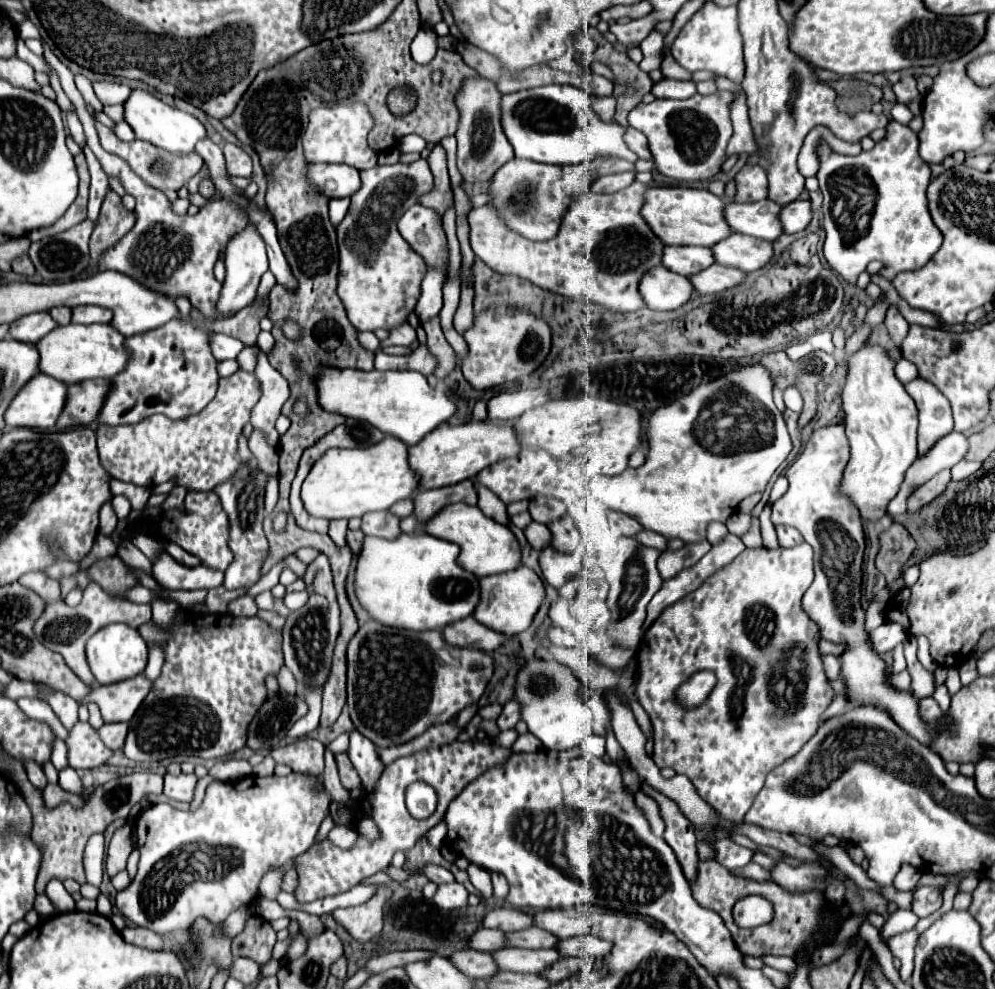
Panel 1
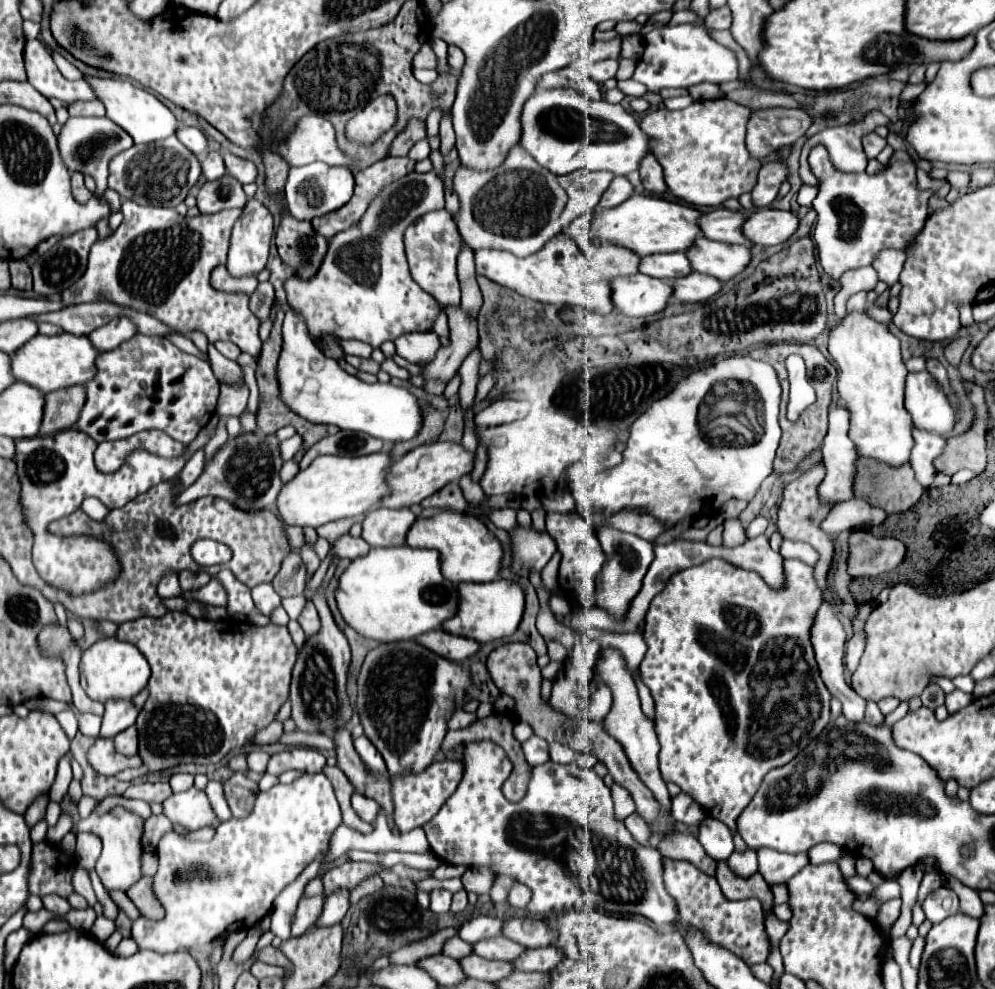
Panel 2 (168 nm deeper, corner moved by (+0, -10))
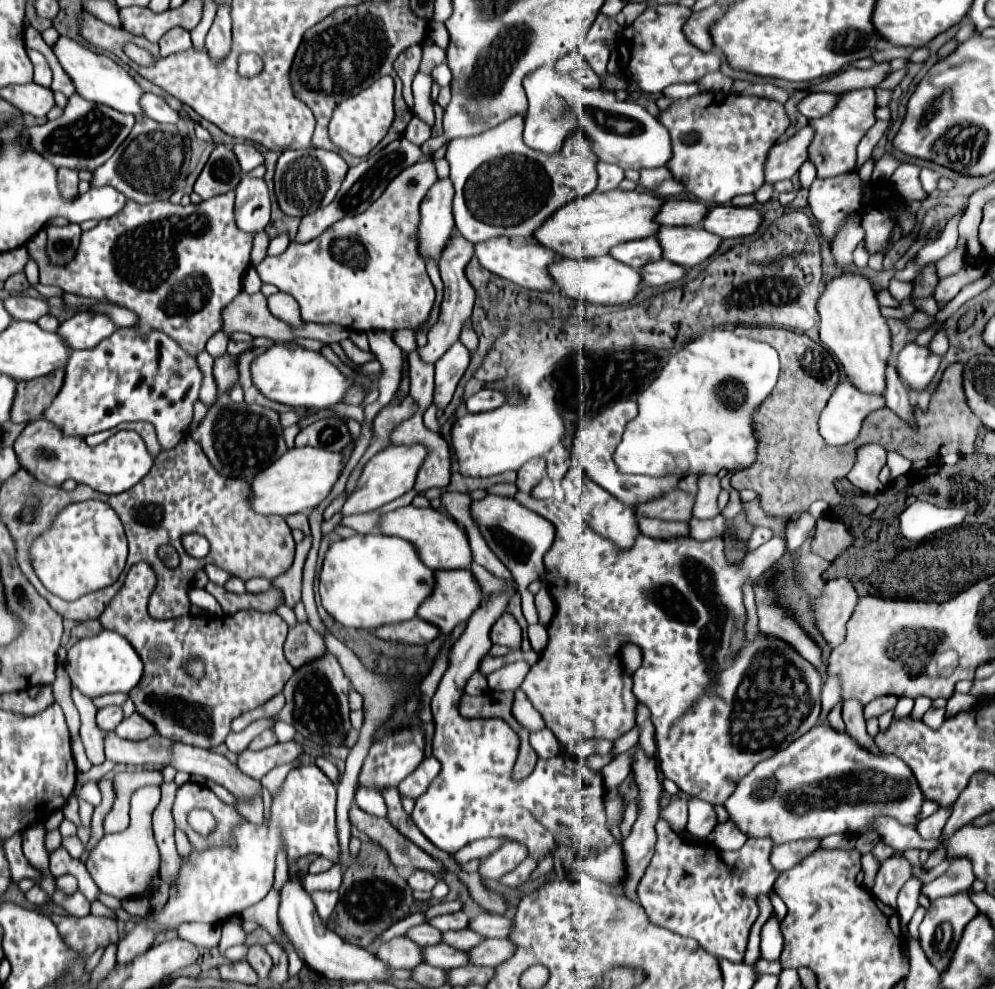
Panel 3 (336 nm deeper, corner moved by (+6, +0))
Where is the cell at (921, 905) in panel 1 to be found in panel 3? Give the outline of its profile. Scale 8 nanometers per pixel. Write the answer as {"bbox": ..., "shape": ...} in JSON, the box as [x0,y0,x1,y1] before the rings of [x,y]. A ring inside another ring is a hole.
{"bbox":[923,858,975,900],"shape":[[[949,858],[949,870],[937,880],[933,880],[931,884],[923,884],[923,894],[927,894],[929,900],[957,894],[957,892],[969,890],[973,880],[975,880],[975,874],[969,858]]]}

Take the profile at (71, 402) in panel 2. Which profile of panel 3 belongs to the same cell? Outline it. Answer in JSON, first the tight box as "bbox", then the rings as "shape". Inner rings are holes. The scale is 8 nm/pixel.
{"bbox":[11,370,65,422],"shape":[[[53,370],[53,374],[17,382],[17,398],[13,398],[13,418],[11,422],[31,422],[41,418],[43,410],[51,404],[63,386],[65,370]]]}

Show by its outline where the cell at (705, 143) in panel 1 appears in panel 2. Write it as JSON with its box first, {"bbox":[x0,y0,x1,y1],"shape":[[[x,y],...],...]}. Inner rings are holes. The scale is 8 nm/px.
{"bbox":[639,98,761,206],"shape":[[[729,98],[693,102],[685,110],[655,110],[639,122],[651,136],[651,152],[663,166],[665,184],[677,198],[695,206],[719,206],[727,198],[751,192],[761,168],[745,148],[745,124],[751,110]]]}

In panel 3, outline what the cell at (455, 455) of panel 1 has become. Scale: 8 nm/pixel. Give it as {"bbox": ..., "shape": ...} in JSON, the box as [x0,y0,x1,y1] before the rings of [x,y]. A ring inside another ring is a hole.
{"bbox":[341,446,427,516],"shape":[[[387,446],[381,452],[377,452],[361,470],[361,476],[357,480],[357,488],[353,490],[353,494],[345,500],[341,514],[343,516],[351,516],[351,514],[363,514],[369,510],[377,510],[383,504],[403,496],[405,492],[409,492],[413,488],[417,470],[425,458],[427,450],[425,446]]]}

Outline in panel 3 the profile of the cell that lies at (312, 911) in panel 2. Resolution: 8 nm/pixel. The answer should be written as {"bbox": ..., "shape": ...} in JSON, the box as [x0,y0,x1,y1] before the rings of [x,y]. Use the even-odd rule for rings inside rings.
{"bbox":[305,866,343,890],"shape":[[[331,866],[327,872],[321,874],[307,874],[305,876],[305,890],[339,890],[343,882],[343,870],[339,866]]]}

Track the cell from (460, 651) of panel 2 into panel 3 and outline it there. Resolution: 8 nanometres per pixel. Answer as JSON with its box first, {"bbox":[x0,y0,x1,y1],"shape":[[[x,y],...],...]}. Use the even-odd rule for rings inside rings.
{"bbox":[373,618,439,644],"shape":[[[413,618],[409,622],[379,626],[377,630],[373,630],[373,634],[381,640],[391,640],[399,644],[427,644],[439,636],[439,630],[421,618]]]}

